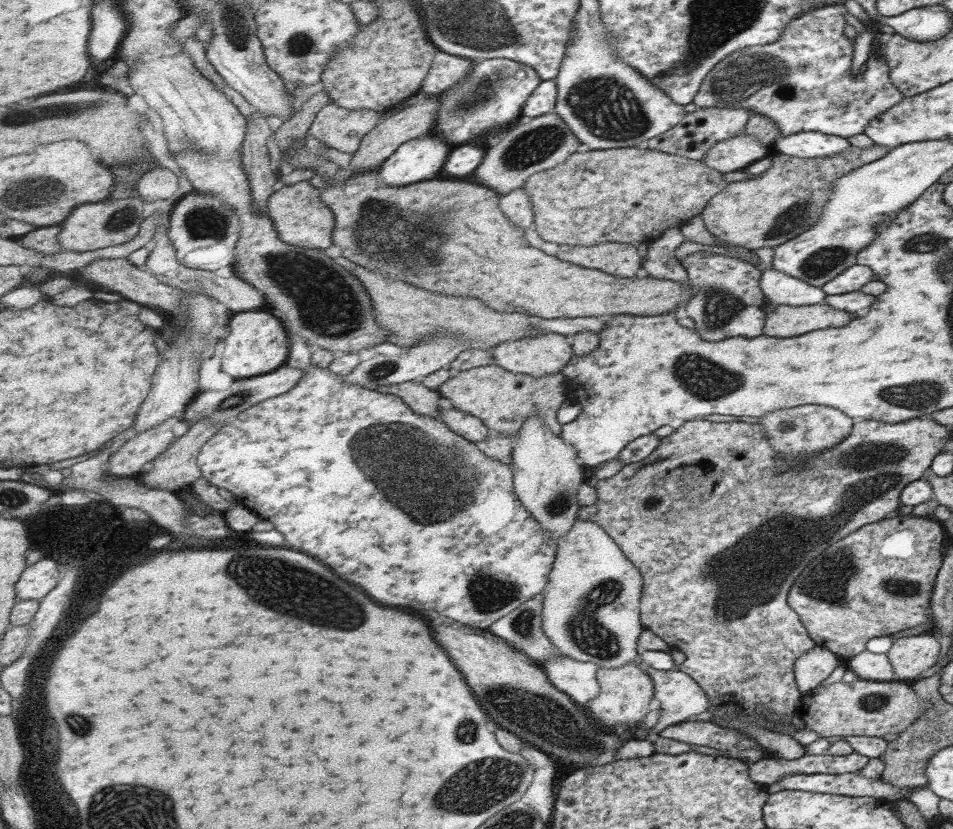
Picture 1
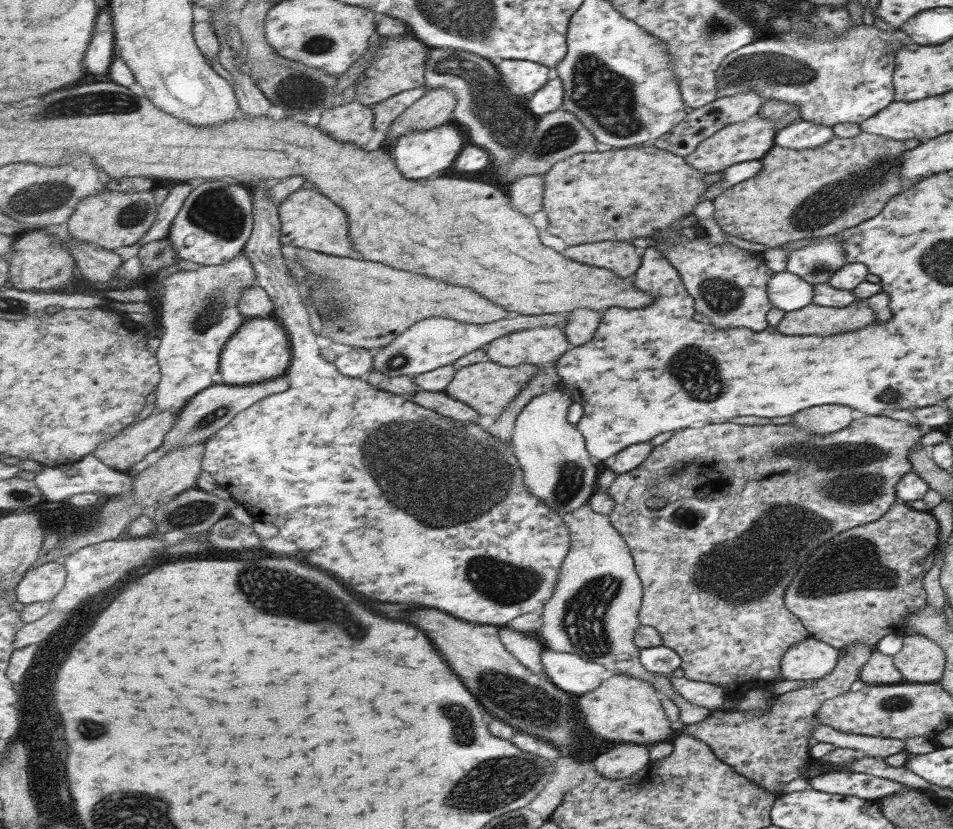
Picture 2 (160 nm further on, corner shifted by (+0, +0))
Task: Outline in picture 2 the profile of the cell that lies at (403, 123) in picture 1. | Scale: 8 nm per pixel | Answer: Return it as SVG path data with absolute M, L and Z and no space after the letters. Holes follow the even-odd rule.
M449 88L430 89L427 96L419 98L411 108L393 122L380 148L392 150L399 139L407 136L411 131L431 130L455 122L454 111L457 100L459 97Z

